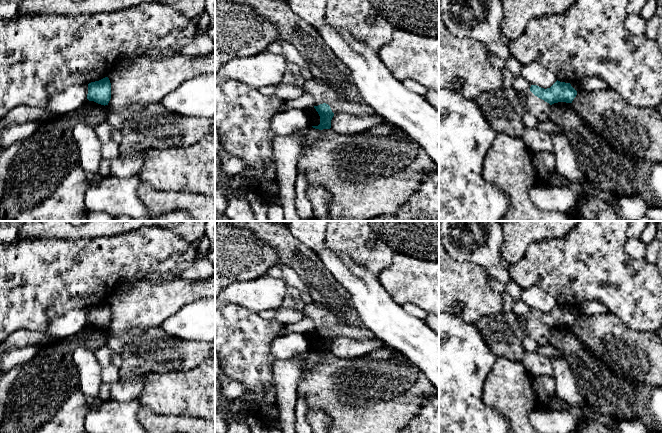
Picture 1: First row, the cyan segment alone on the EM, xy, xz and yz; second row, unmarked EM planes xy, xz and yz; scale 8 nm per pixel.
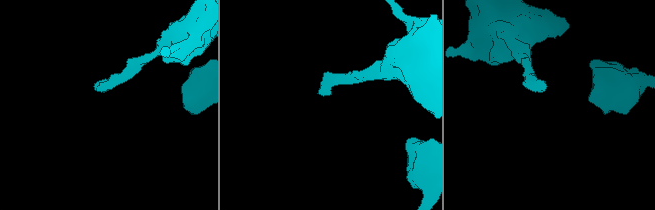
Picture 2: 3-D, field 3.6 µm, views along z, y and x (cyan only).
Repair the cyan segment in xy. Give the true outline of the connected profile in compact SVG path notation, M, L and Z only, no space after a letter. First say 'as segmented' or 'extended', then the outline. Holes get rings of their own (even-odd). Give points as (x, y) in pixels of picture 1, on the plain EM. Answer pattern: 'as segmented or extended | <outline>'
as segmented | M108 301L88 308L87 323L101 329L108 329L111 323L111 307Z

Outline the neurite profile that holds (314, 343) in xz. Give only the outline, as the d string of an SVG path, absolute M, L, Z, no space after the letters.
M311 331L308 334L309 339L309 348L310 350L318 350L320 348L320 340L314 331Z

